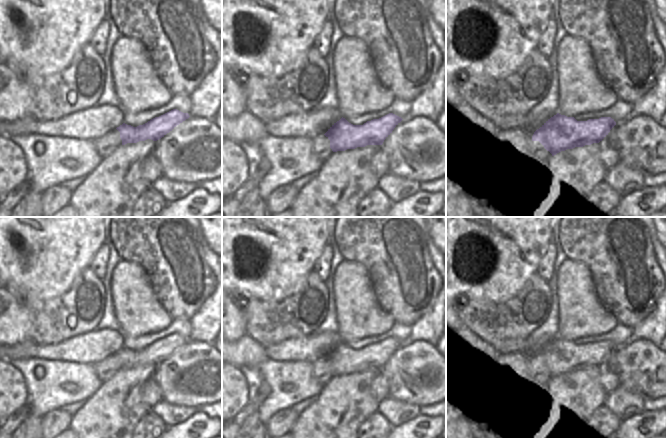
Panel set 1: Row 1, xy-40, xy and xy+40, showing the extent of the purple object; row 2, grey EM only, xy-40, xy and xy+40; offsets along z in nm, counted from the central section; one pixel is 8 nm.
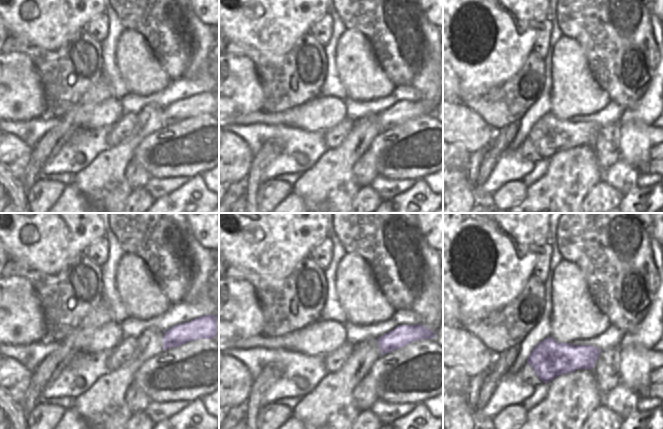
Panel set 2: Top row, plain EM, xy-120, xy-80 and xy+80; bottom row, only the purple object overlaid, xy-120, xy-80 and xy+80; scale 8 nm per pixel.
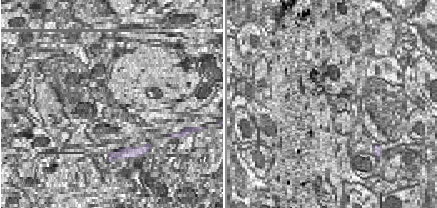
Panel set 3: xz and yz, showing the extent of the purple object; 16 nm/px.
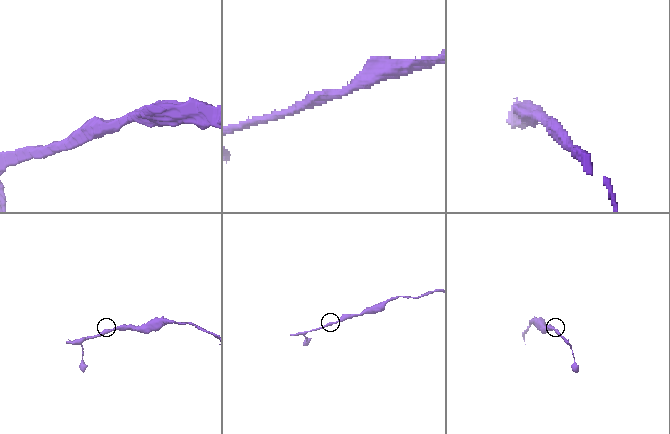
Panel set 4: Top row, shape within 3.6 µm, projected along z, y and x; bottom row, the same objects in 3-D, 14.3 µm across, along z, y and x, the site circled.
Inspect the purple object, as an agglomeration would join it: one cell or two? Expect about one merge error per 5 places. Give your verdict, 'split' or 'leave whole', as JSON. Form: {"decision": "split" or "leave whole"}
{"decision": "leave whole"}

